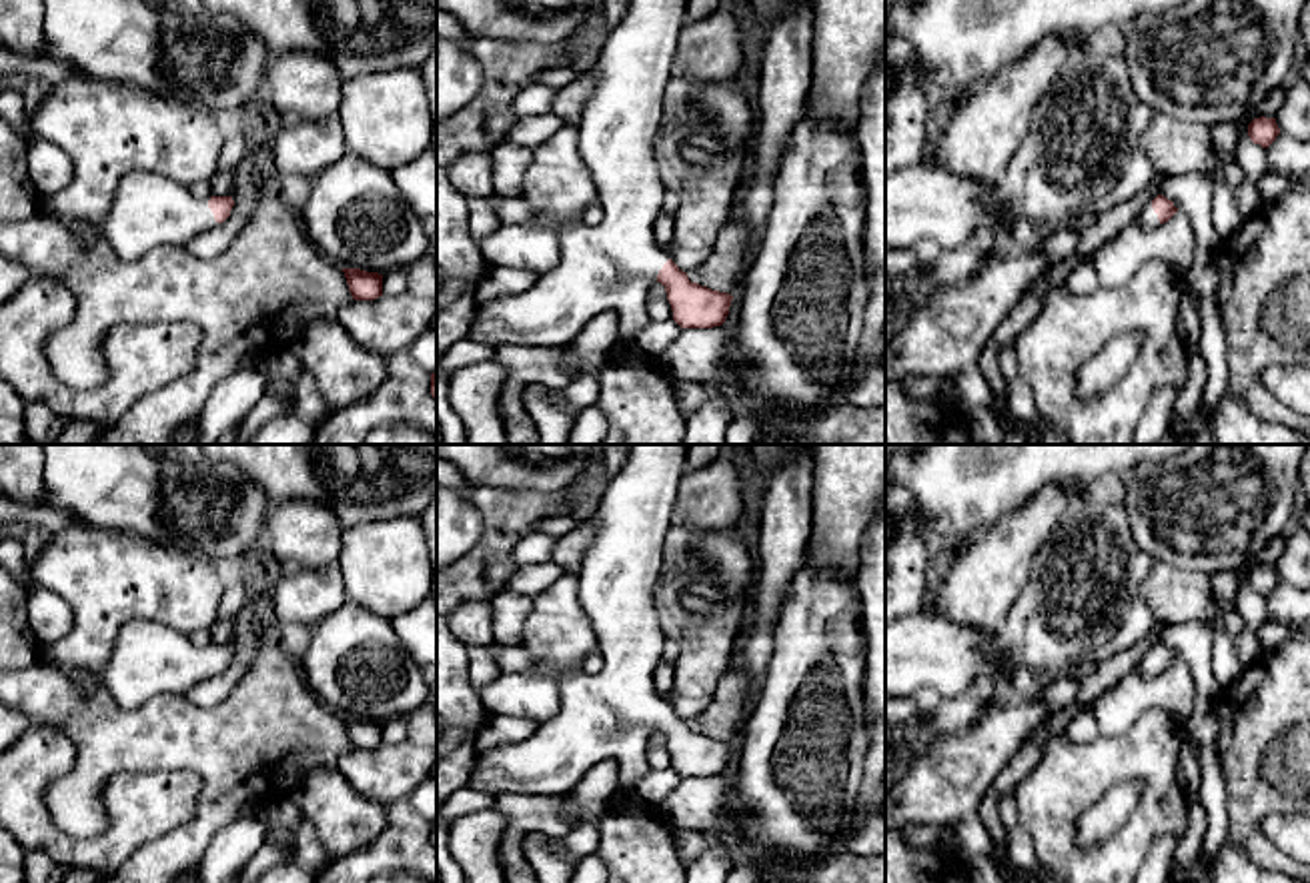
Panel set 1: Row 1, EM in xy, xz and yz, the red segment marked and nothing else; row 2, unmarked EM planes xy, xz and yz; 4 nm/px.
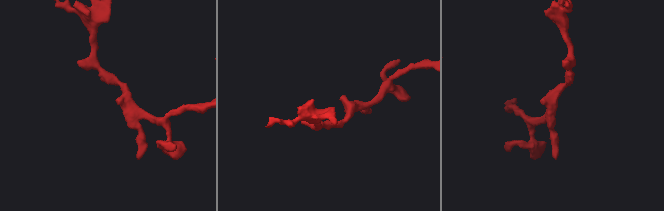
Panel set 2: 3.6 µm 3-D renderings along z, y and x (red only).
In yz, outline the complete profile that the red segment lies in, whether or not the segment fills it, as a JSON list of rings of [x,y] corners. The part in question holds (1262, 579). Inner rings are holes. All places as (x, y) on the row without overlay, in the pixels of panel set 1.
[[[1260,565],[1248,573],[1250,589],[1254,593],[1260,593],[1262,597],[1268,597],[1276,589],[1278,583],[1280,583],[1280,577],[1276,573],[1276,567]]]

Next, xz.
[[[631,445],[621,471],[609,479],[595,511],[595,537],[579,563],[579,599],[595,629],[605,659],[597,675],[563,673],[559,677],[561,709],[537,731],[519,741],[477,753],[469,785],[493,797],[503,793],[569,795],[595,765],[617,759],[623,785],[651,767],[649,735],[661,731],[681,777],[721,775],[733,745],[691,731],[657,693],[653,673],[661,661],[665,635],[655,607],[663,543],[675,523],[677,483],[685,473],[689,445]]]

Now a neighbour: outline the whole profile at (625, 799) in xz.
[[[621,785],[609,801],[615,809],[619,811],[627,811],[627,813],[635,813],[641,807],[645,807],[647,803],[633,791],[627,789],[625,785]]]

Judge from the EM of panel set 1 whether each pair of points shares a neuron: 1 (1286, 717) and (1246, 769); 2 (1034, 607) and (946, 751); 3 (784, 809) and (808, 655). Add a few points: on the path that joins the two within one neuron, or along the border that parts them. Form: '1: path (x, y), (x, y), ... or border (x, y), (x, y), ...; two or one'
1: path (1276, 729), (1256, 757); one
2: path (1032, 647), (1014, 689), (1014, 703), (986, 731); one
3: path (768, 771), (766, 757), (790, 693); one

